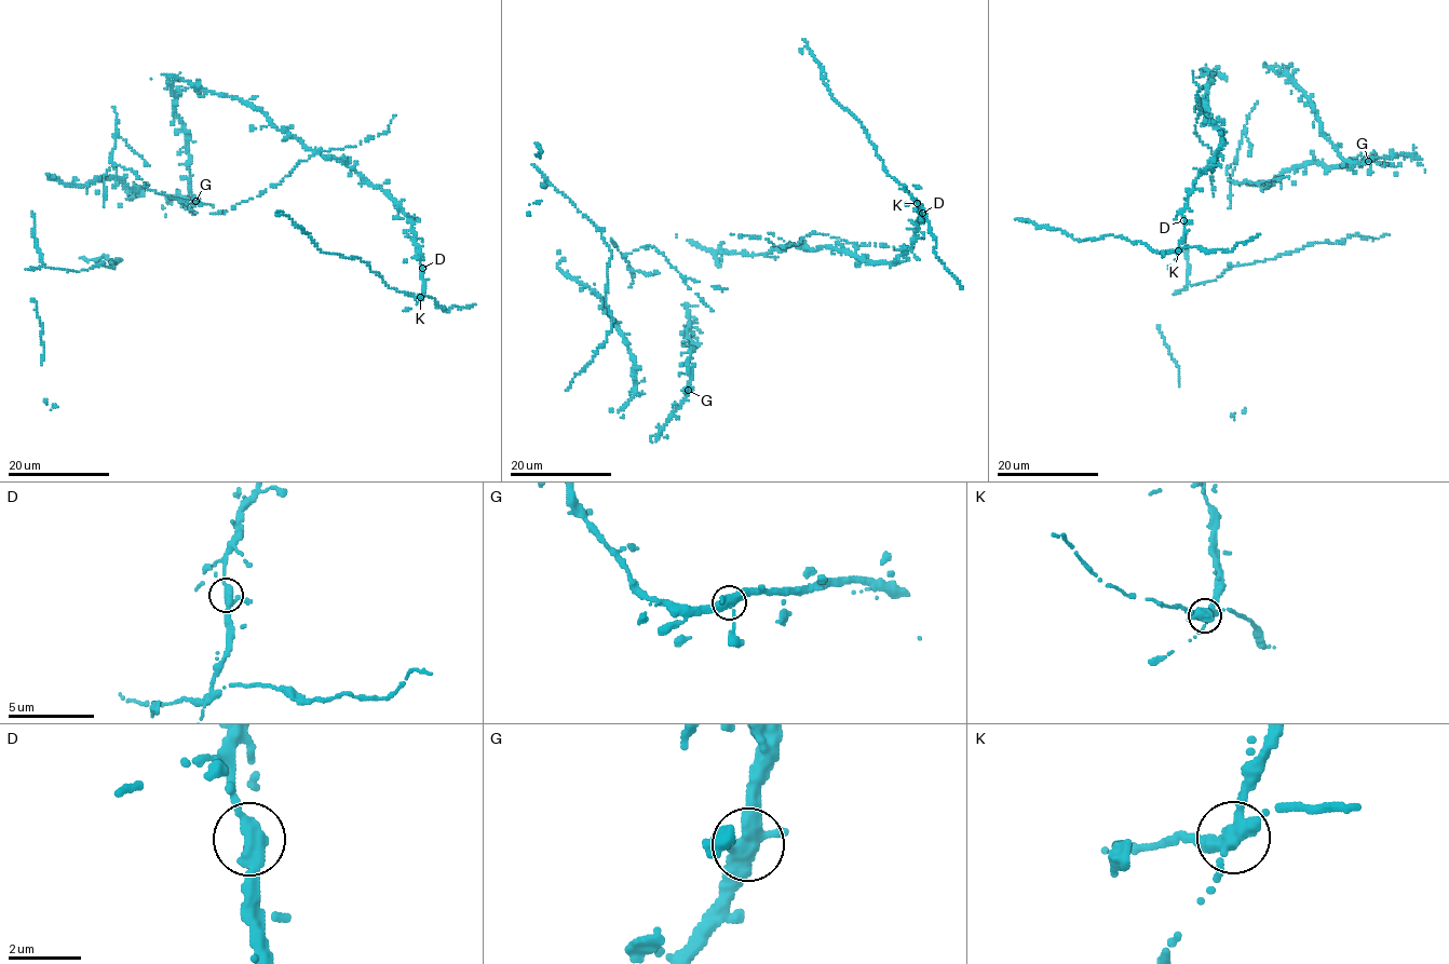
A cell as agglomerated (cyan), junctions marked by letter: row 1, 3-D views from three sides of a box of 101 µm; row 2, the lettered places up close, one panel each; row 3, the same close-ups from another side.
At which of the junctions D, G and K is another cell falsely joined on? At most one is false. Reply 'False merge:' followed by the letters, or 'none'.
False merge: K

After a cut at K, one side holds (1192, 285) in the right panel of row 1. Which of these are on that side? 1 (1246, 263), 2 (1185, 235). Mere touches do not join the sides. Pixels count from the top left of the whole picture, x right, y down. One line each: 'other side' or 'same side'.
1: same side
2: same side

